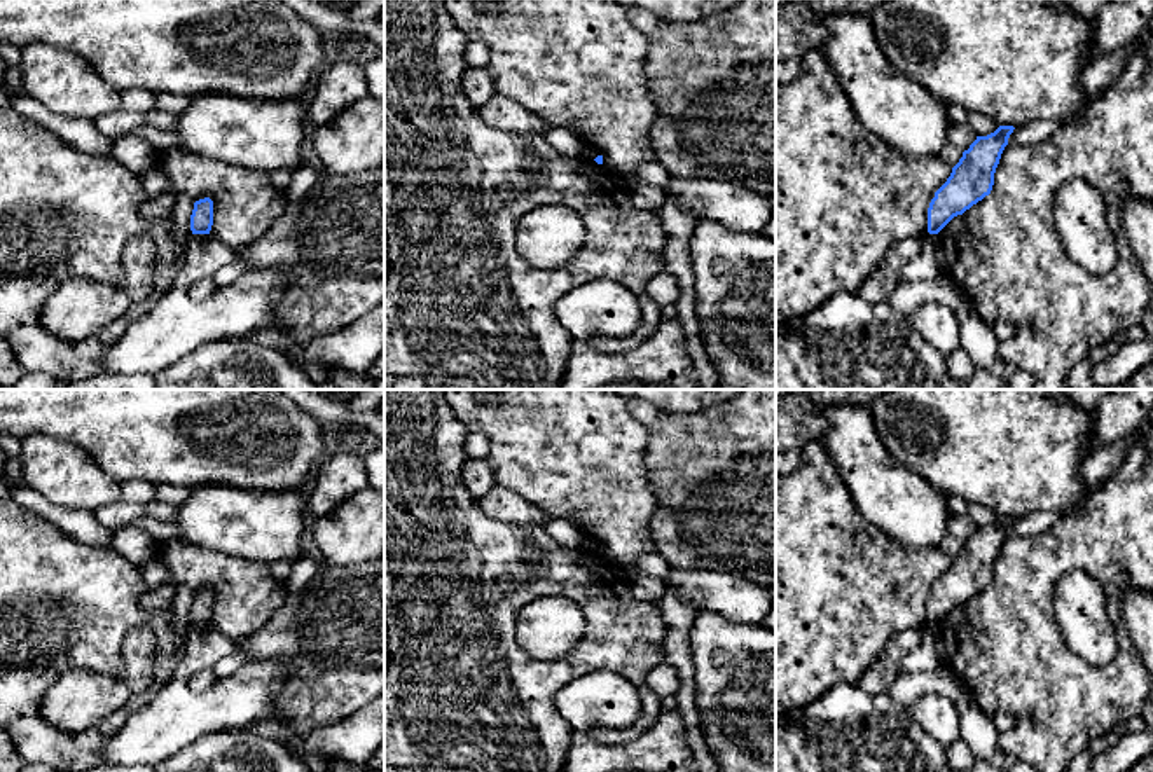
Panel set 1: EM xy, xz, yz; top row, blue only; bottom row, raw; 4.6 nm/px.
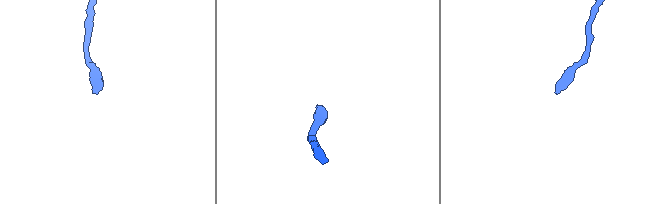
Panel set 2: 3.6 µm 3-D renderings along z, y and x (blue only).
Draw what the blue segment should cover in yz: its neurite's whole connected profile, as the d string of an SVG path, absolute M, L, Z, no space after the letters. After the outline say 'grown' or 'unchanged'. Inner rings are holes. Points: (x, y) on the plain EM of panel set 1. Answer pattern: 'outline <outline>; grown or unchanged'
outline M999 517L987 527L977 527L947 573L935 583L928 599L928 624L938 625L954 608L991 585L994 564L1008 536L1013 517Z; unchanged

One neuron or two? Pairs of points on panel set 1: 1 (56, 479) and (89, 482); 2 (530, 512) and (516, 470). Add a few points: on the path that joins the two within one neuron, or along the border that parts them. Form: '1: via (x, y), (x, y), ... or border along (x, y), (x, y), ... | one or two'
1: via (65, 479), (81, 482) | one
2: border along (497, 482), (552, 516) | two

